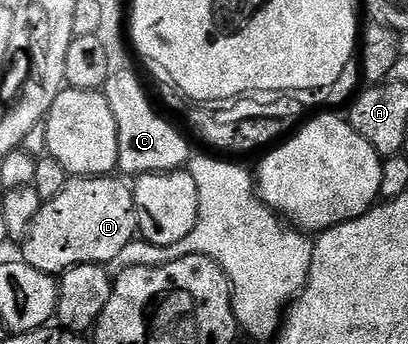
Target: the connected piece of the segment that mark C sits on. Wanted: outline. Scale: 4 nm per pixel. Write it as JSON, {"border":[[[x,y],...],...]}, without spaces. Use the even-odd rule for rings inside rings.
{"border":[[[132,69],[111,71],[110,77],[106,79],[104,91],[108,106],[112,106],[112,115],[116,118],[119,173],[127,172],[122,174],[137,178],[149,172],[176,172],[189,165],[192,155],[189,142],[150,105],[150,100]]]}

